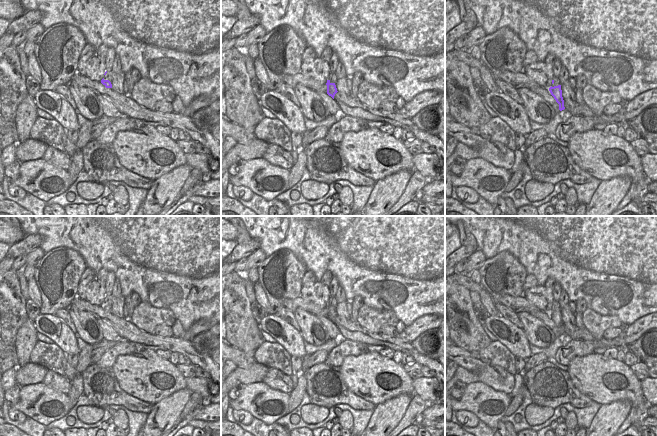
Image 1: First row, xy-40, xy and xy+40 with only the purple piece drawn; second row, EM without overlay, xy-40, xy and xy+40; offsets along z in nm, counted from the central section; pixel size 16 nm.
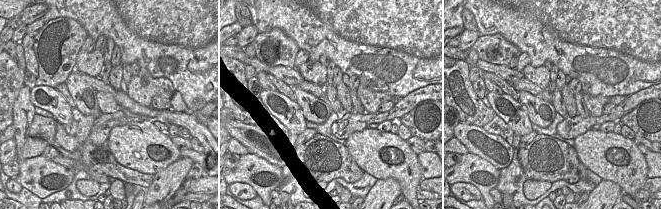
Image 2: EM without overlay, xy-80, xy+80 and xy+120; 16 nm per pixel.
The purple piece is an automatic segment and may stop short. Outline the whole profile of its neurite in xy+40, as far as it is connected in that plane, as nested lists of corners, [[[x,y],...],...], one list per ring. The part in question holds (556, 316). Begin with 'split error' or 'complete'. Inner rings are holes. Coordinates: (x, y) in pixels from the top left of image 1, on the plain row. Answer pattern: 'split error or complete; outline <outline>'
complete; outline [[[561,309],[558,310],[554,310],[554,311],[550,311],[549,315],[551,317],[551,319],[554,321],[554,323],[556,324],[556,326],[559,328],[559,334],[562,335],[565,333],[564,331],[564,324],[562,321],[562,314],[561,314]]]

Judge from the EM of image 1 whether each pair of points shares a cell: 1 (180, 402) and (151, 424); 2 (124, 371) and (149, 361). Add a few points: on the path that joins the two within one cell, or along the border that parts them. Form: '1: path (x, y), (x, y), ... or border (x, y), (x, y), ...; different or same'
1: path (173, 407), (158, 422); same
2: path (130, 371), (139, 371), (143, 367); same

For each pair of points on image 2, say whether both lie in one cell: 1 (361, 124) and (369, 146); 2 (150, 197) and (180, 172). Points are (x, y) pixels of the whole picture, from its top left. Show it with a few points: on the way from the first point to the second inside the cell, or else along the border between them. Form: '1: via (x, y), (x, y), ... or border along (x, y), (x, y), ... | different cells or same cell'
1: border along (367, 126), (362, 130), (352, 132), (345, 139) | different cells
2: via (157, 192), (173, 176) | same cell

